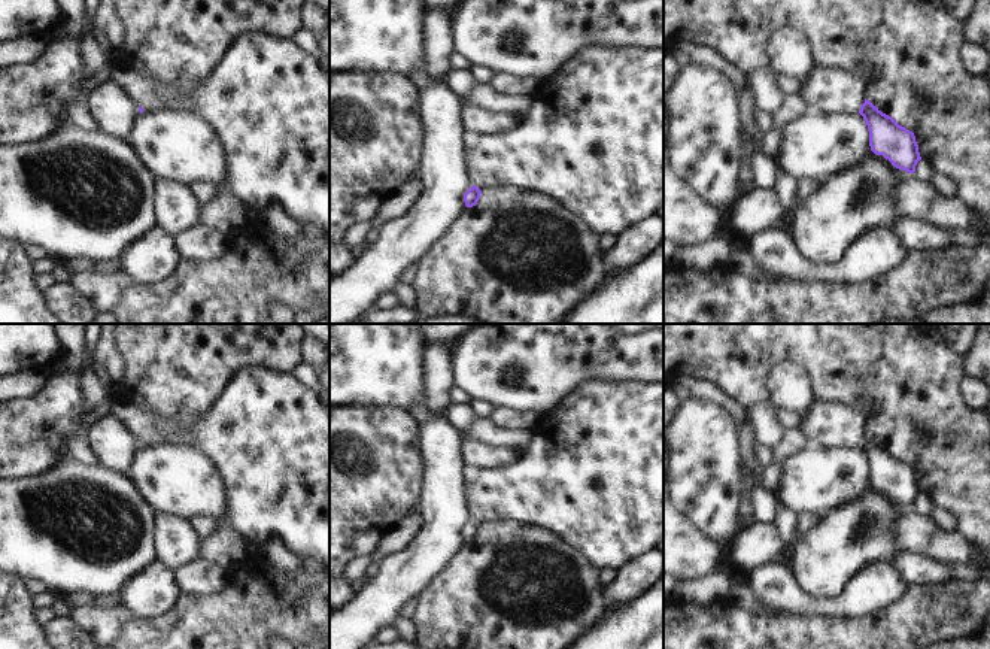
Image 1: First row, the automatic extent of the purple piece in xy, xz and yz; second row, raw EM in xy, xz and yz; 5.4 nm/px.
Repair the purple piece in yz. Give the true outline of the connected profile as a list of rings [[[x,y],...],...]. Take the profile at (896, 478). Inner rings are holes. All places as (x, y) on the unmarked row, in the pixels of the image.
[[[866,433],[859,448],[868,460],[871,485],[883,489],[896,503],[914,507],[921,494],[914,467],[899,460]]]

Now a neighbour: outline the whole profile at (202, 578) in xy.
[[[198,559],[182,567],[177,573],[177,583],[185,595],[216,595],[227,582],[228,573],[213,562]]]

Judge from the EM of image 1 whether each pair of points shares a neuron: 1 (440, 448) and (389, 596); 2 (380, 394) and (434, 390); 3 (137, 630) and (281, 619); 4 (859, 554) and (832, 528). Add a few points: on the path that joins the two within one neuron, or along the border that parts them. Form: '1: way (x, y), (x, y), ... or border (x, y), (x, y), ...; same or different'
1: way (442, 485), (442, 539), (424, 558); same
2: border (427, 354), (425, 400), (422, 403); different
3: way (173, 630), (231, 630), (245, 619); same
4: way (852, 548), (844, 545), (840, 536); same

